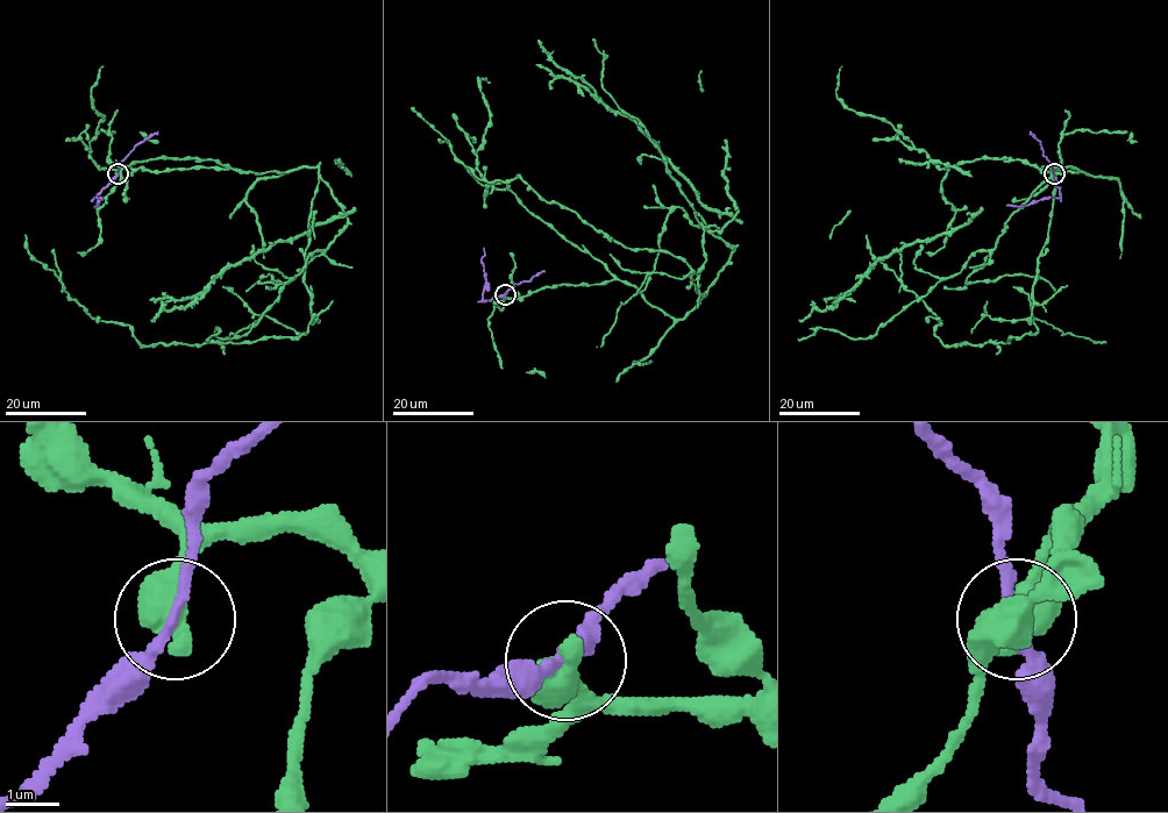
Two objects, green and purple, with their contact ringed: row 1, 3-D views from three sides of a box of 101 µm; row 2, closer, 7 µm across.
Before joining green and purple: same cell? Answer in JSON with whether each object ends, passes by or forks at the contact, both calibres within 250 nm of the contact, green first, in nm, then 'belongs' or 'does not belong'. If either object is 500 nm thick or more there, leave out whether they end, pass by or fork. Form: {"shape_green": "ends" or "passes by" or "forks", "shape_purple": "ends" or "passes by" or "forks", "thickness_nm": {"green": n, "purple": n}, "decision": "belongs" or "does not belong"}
{"thickness_nm": {"green": 700, "purple": 190}, "decision": "does not belong"}

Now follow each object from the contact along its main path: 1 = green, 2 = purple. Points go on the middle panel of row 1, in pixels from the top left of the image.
1: (505, 294), (619, 279), (683, 319), (705, 293), (684, 261), (625, 248), (519, 176), (479, 179), (411, 107)
2: (505, 294), (483, 300), (483, 248)

